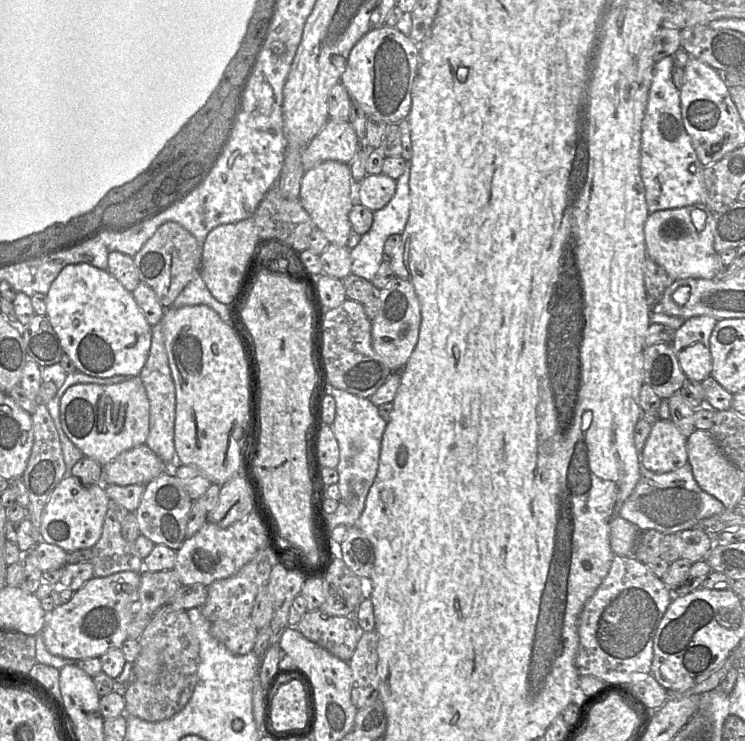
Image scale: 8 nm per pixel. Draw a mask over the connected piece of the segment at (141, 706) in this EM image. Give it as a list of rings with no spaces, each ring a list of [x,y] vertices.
[[[166,604],[150,619],[138,639],[141,648],[157,649],[158,670],[155,674],[135,677],[121,689],[125,714],[148,722],[173,717],[187,704],[197,683],[200,645],[187,610]]]

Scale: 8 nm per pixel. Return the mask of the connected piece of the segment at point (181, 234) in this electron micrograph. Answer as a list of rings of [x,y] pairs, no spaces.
[[[166,222],[133,257],[139,279],[156,293],[164,308],[172,306],[183,289],[200,275],[202,249],[196,238],[176,222]]]

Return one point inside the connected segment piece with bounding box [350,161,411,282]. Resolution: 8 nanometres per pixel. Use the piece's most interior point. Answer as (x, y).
(367, 256)

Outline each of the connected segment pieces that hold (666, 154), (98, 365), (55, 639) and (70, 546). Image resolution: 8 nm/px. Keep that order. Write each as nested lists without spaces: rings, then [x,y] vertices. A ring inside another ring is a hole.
[[[666,56],[655,62],[647,107],[642,121],[640,167],[650,213],[694,204],[706,204],[707,201],[705,167],[700,162],[683,123],[680,89],[672,80],[673,67],[672,56]]]
[[[87,263],[65,266],[46,294],[46,316],[59,338],[63,352],[78,371],[99,378],[140,375],[150,352],[153,326],[148,323],[132,293],[107,270]]]
[[[133,571],[92,577],[74,592],[68,603],[46,613],[42,637],[48,652],[62,658],[83,660],[100,658],[110,649],[121,649],[133,620],[131,605],[139,600],[139,586],[140,574]]]
[[[67,474],[54,488],[44,508],[40,526],[41,540],[59,546],[67,553],[91,549],[101,536],[109,500],[103,482],[86,484]]]

